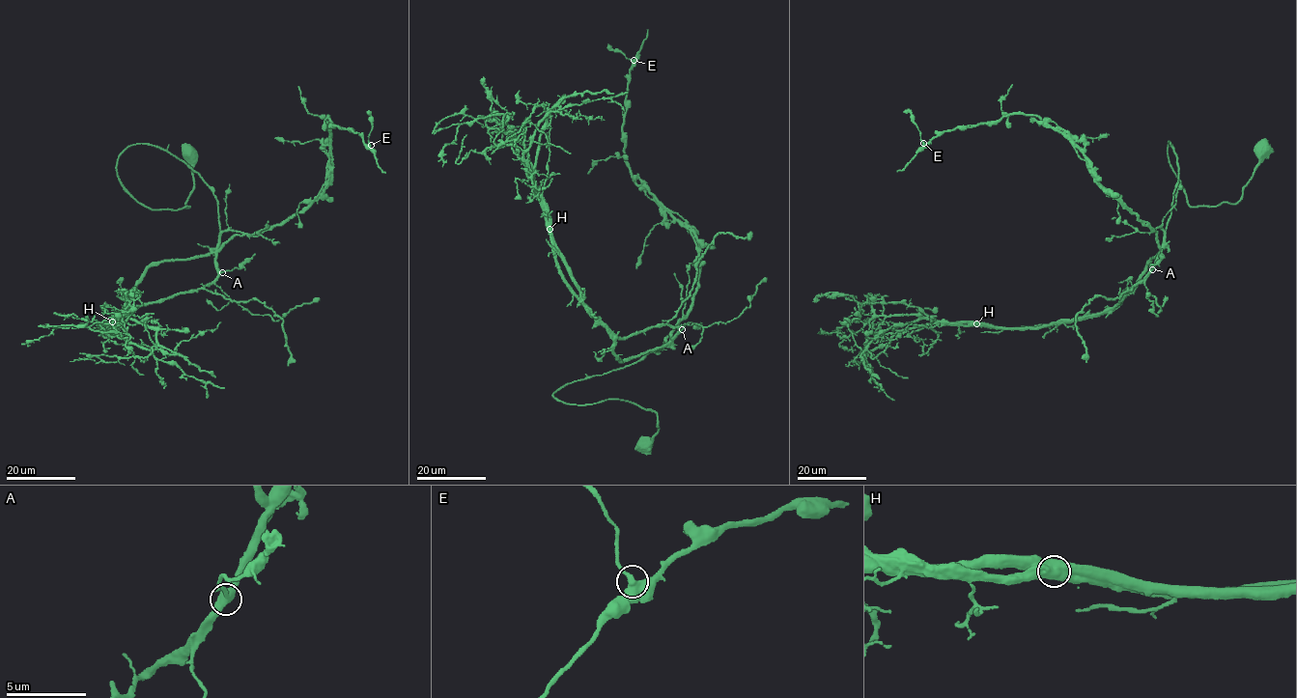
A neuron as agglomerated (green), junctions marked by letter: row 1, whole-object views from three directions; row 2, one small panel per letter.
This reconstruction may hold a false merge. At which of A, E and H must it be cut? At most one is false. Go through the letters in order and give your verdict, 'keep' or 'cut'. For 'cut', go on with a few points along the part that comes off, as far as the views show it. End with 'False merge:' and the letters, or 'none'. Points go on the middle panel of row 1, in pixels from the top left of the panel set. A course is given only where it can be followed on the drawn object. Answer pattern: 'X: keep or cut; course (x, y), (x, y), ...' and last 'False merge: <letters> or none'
A: keep
E: keep
H: cut; course (549, 229), (616, 357), (666, 346), (692, 302), (700, 253), (625, 155), (628, 79), (647, 29)
False merge: H

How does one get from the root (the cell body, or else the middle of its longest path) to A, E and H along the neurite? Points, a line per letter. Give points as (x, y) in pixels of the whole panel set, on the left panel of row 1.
A: (186, 154), (189, 208), (149, 209), (117, 171), (119, 154), (147, 143), (199, 175), (217, 202), (222, 272)
E: (186, 154), (189, 208), (118, 177), (165, 149), (257, 235), (318, 195), (324, 119), (371, 145)
H: (186, 154), (189, 208), (118, 177), (129, 147), (165, 149), (216, 199), (219, 243), (153, 264), (112, 321)

